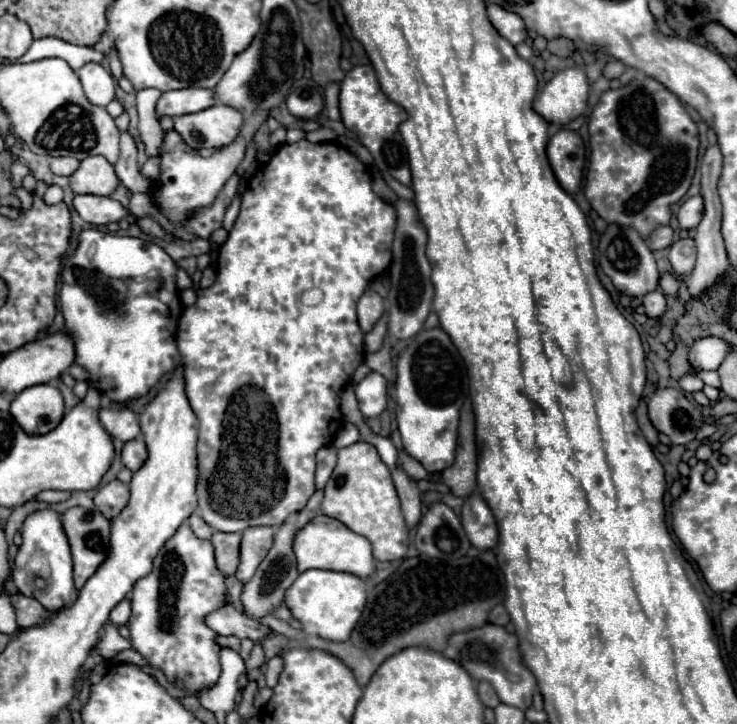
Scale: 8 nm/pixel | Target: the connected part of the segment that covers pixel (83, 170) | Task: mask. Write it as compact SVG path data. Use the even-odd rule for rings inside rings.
M87 157L81 161L79 169L69 177L73 193L91 193L109 197L117 185L119 177L115 167L105 157Z

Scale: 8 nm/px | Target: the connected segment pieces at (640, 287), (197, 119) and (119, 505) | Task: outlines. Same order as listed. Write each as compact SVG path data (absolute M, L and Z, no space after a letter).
M619 225L607 227L607 231L601 235L599 241L599 265L603 273L613 281L615 289L631 299L645 297L659 285L659 271L657 271L655 257L649 245L633 229L623 229Z
M213 105L199 113L179 115L173 123L191 149L219 149L239 135L243 113L227 105Z
M115 479L97 491L93 501L95 501L95 507L99 509L99 513L105 519L113 521L129 501L129 485Z

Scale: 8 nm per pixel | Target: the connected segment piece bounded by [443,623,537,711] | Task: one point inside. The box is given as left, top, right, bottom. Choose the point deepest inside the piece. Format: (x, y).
(490, 653)

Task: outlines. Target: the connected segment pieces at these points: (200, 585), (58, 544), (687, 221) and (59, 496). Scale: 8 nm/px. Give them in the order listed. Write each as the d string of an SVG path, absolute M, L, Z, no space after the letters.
M185 521L177 529L177 533L163 545L159 555L155 557L153 571L149 575L145 575L143 579L139 579L131 591L133 613L127 623L127 627L131 631L131 645L149 661L151 667L163 669L169 681L183 679L185 689L189 693L197 693L203 687L213 685L221 673L219 659L217 659L219 645L215 645L215 641L213 641L217 633L211 633L211 629L207 629L207 625L203 625L203 617L207 613L211 613L211 609L219 609L219 605L225 605L225 601L227 601L227 589L225 589L223 575L215 563L213 545L211 545L211 541L199 539L191 531L189 523Z
M51 507L35 511L25 519L21 533L23 533L23 543L15 557L13 575L11 575L19 591L27 597L35 597L49 611L57 611L63 605L71 603L75 597L73 559L71 559L69 539L63 529L61 513L57 513Z
M695 195L695 197L689 197L679 213L677 213L677 221L679 221L679 227L681 229L693 229L699 225L703 217L703 197L701 195Z
M41 491L39 495L35 495L37 501L45 501L45 503L61 503L65 499L69 499L69 491Z

